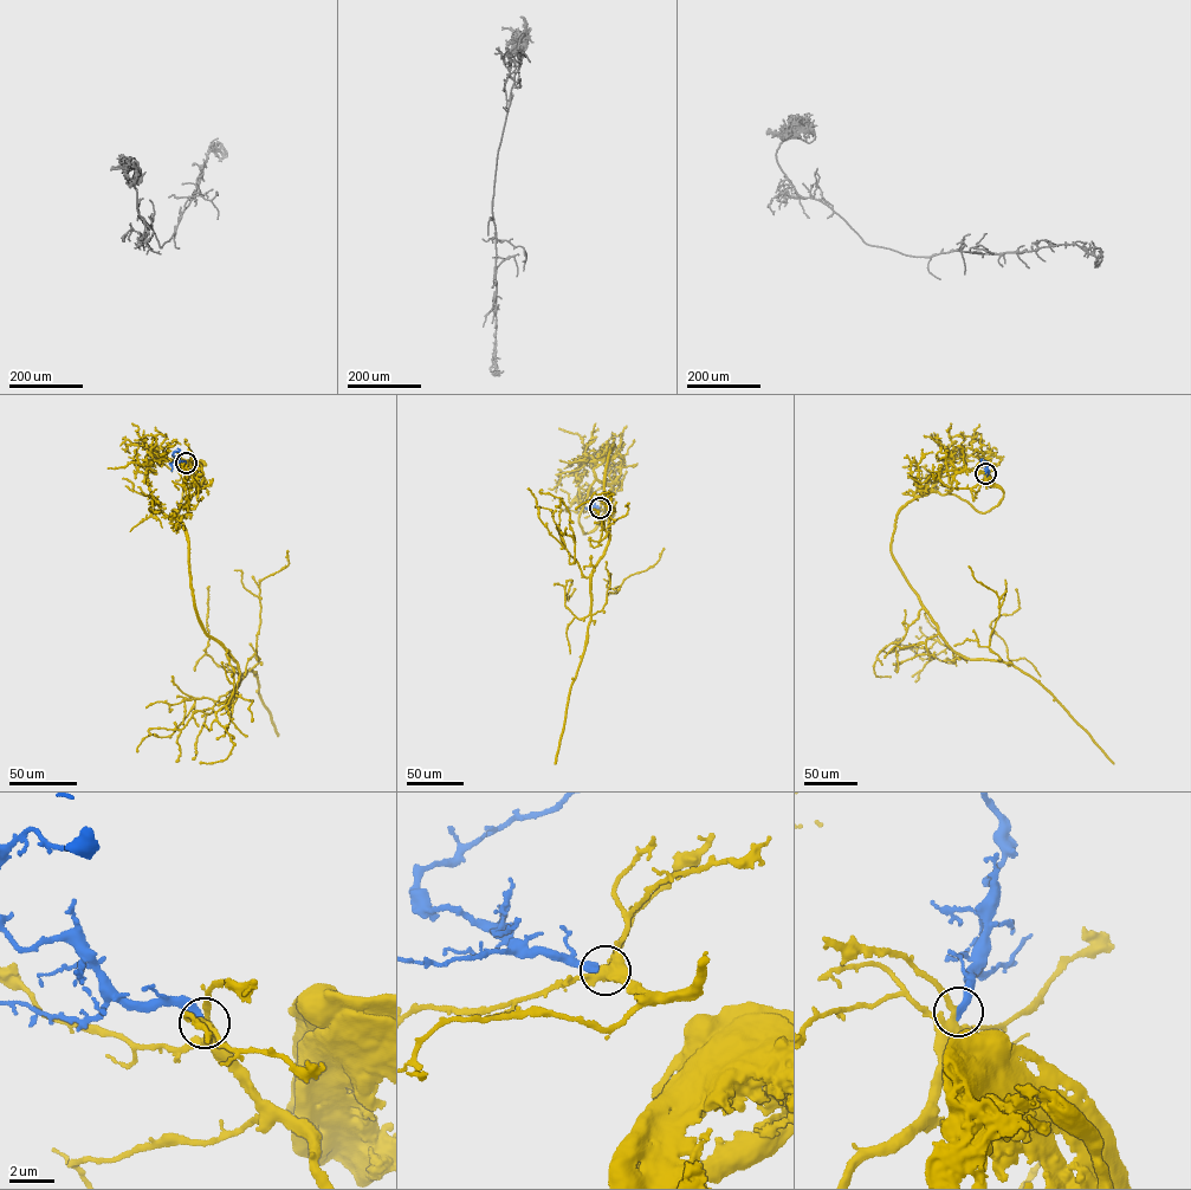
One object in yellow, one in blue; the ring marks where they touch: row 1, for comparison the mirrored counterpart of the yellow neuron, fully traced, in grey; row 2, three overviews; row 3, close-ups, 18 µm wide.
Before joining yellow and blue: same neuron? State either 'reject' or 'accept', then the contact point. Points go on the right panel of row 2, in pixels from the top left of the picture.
accept; place (985, 473)

